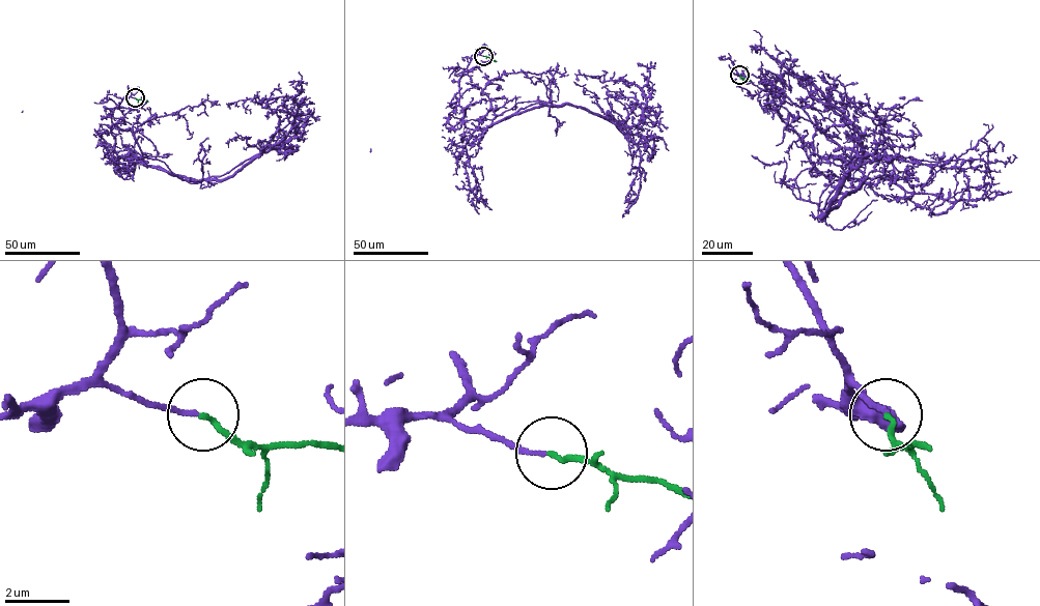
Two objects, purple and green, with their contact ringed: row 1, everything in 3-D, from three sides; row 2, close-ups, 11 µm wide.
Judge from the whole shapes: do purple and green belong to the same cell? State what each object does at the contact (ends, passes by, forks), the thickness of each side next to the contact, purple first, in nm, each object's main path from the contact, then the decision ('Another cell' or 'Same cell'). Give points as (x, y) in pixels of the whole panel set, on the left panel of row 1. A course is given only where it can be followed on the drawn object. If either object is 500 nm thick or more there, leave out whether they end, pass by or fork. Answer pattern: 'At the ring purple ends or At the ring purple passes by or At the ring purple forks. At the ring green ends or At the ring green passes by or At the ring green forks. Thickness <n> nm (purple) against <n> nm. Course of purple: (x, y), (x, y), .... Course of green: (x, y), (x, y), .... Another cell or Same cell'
At the ring purple ends. At the ring green ends. Thickness 140 nm (purple) against 160 nm. Course of purple: (135, 97), (111, 110), (113, 150), (197, 180), (232, 177), (265, 152), (298, 105), (279, 96), (230, 109). Course of green: (135, 97), (148, 102). Same cell

